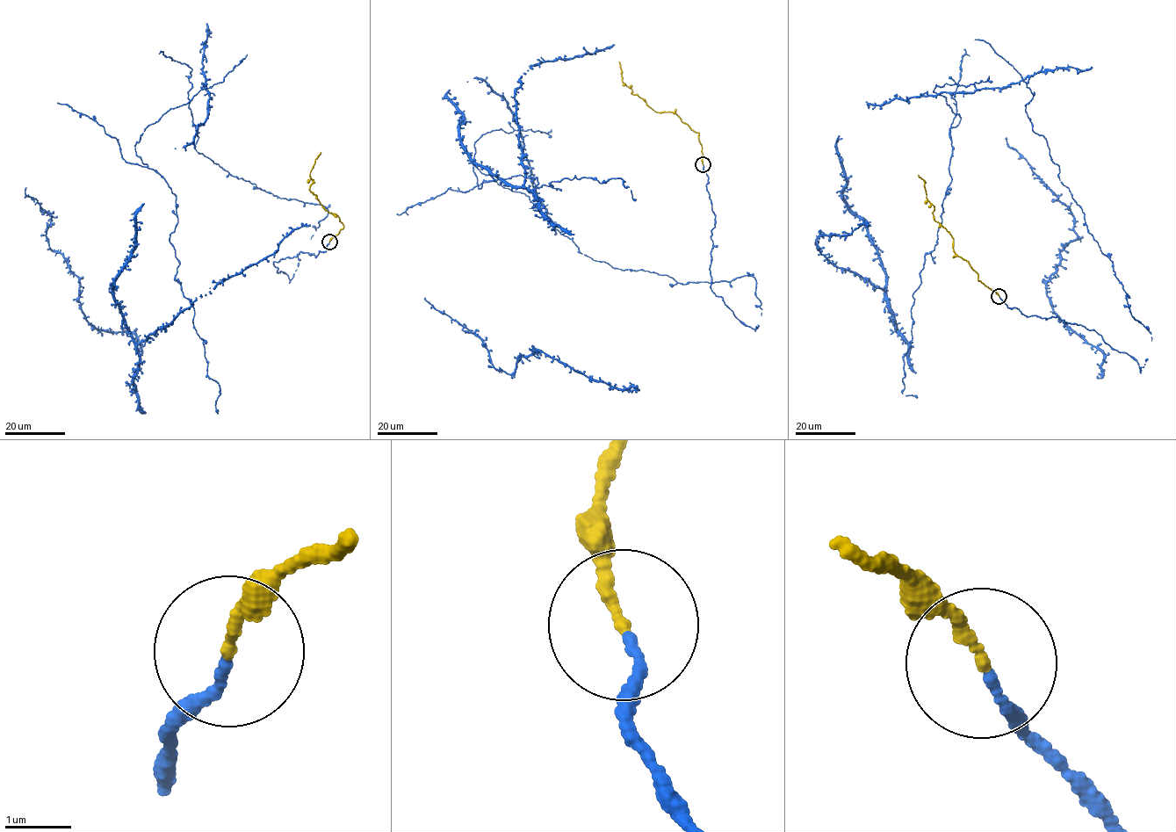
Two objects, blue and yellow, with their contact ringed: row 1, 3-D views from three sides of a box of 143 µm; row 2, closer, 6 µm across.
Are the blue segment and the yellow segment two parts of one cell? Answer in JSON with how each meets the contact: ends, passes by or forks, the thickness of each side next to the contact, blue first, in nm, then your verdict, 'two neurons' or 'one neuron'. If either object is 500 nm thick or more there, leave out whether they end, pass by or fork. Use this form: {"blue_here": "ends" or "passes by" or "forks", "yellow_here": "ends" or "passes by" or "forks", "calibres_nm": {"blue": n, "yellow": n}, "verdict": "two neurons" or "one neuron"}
{"blue_here": "ends", "yellow_here": "ends", "calibres_nm": {"blue": 130, "yellow": 160}, "verdict": "one neuron"}

